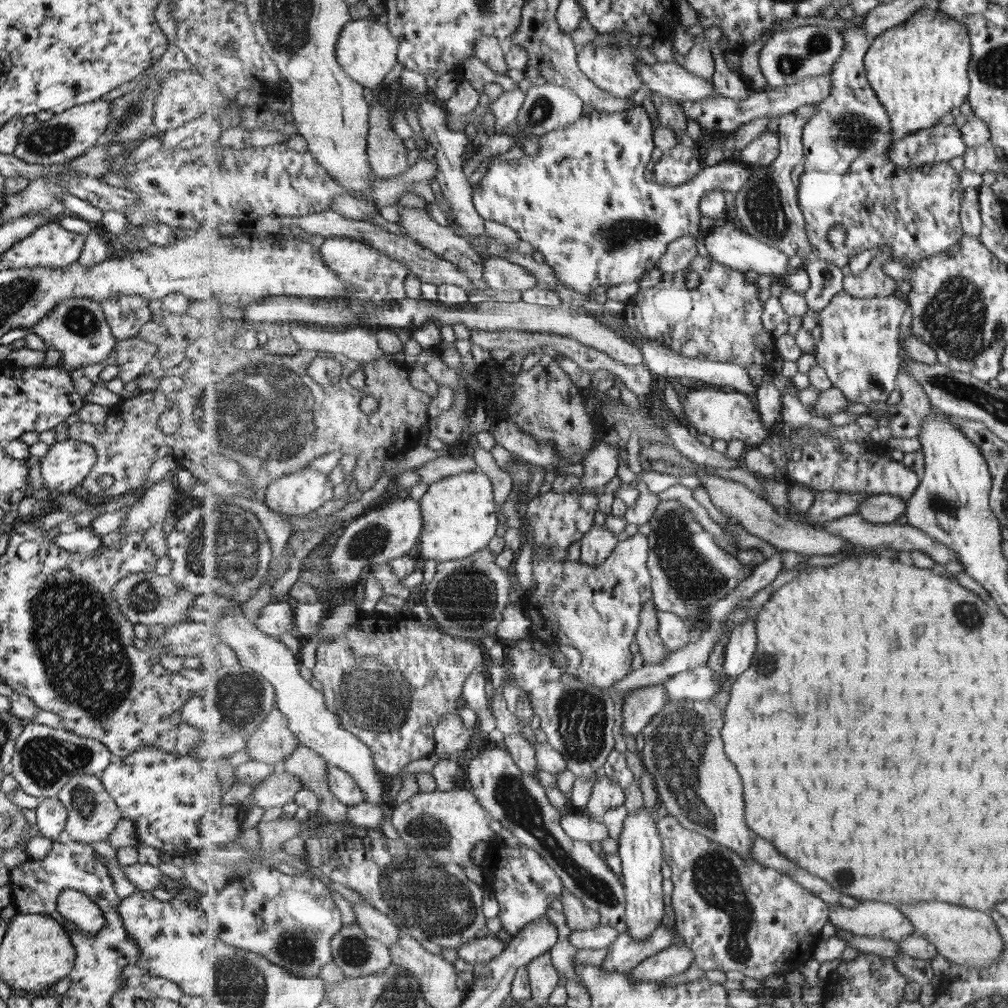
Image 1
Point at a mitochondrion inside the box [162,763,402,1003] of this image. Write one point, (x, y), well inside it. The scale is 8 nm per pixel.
(297, 947)

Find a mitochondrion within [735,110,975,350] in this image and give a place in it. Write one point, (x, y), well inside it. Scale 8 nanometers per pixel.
(763, 205)

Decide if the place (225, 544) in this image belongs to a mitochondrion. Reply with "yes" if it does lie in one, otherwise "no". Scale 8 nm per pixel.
yes

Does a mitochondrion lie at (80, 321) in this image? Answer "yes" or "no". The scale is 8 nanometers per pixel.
yes

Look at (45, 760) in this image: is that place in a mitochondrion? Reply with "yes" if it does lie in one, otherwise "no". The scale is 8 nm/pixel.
yes

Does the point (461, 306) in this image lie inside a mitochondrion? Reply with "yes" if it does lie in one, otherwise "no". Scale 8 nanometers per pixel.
no

